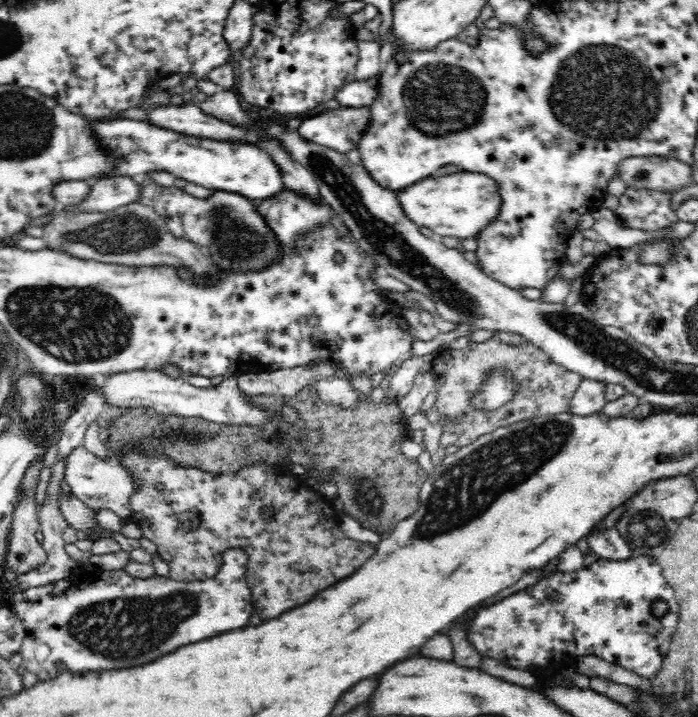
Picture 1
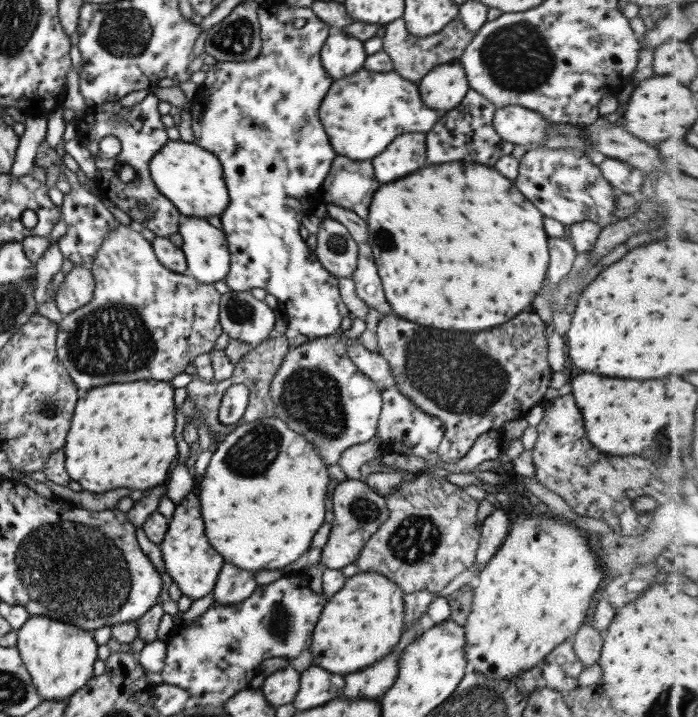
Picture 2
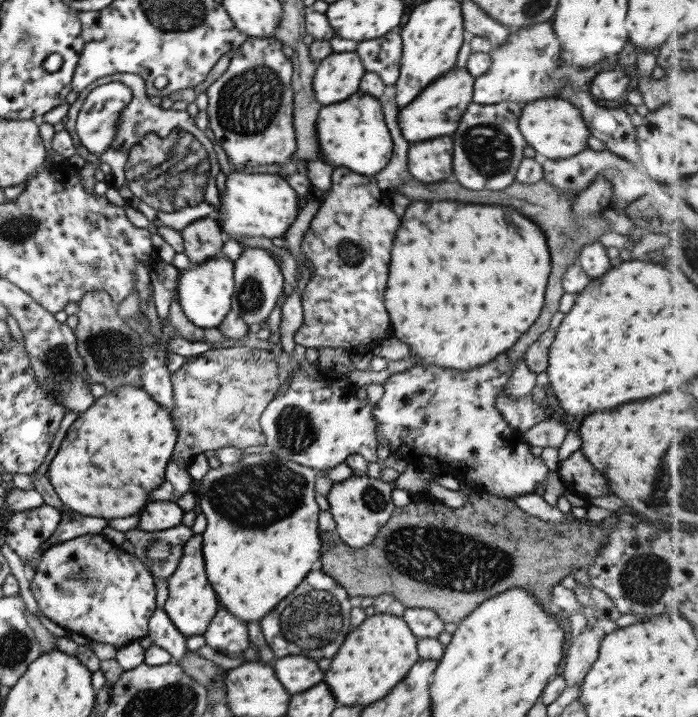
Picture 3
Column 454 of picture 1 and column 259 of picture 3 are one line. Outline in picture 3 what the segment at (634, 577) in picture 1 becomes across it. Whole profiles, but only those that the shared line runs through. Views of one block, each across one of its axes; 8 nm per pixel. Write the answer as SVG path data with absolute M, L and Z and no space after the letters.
M321 570L309 572L298 586L258 620L264 641L275 658L289 654L301 654L311 660L331 658L351 629L349 617L354 600Z

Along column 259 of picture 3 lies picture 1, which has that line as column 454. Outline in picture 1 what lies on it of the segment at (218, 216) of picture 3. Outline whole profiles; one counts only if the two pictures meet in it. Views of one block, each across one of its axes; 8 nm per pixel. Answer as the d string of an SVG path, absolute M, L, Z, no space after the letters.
M458 171L440 177L426 177L409 187L395 190L394 194L406 218L419 228L430 228L438 239L476 236L497 215L501 205L497 184L479 172Z

